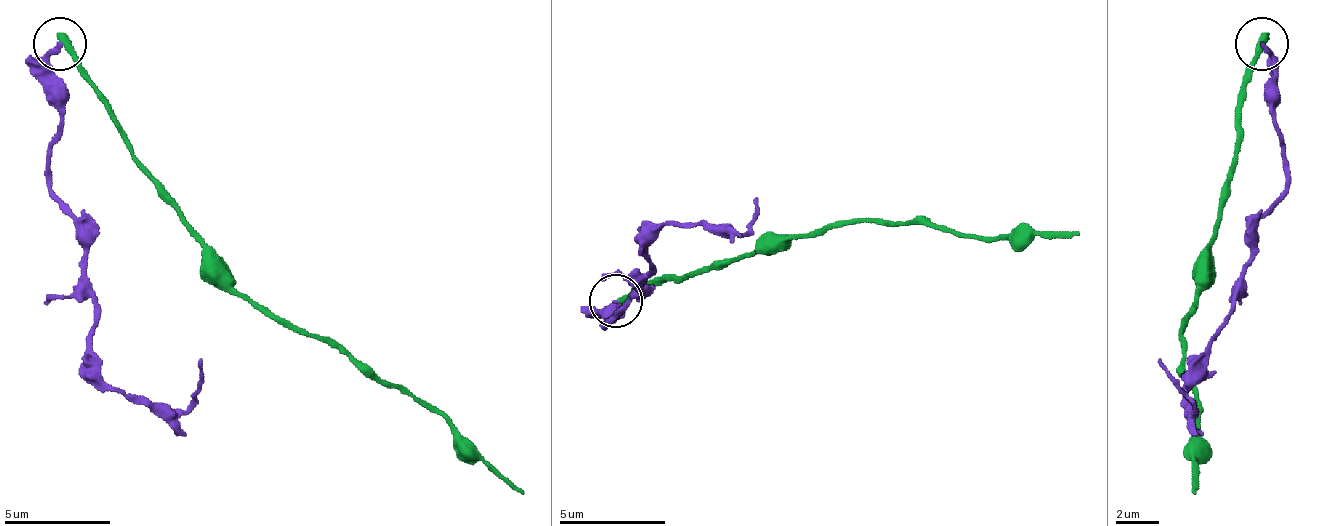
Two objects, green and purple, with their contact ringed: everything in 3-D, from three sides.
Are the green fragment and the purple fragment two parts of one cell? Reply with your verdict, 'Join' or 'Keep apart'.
Keep apart

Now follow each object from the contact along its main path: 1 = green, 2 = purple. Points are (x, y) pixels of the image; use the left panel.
1: (61, 45), (104, 104), (136, 168), (242, 295), (295, 327), (333, 338), (407, 386), (524, 493)
2: (61, 45), (50, 56), (61, 136), (50, 194), (82, 232), (93, 370), (183, 413), (199, 359)

